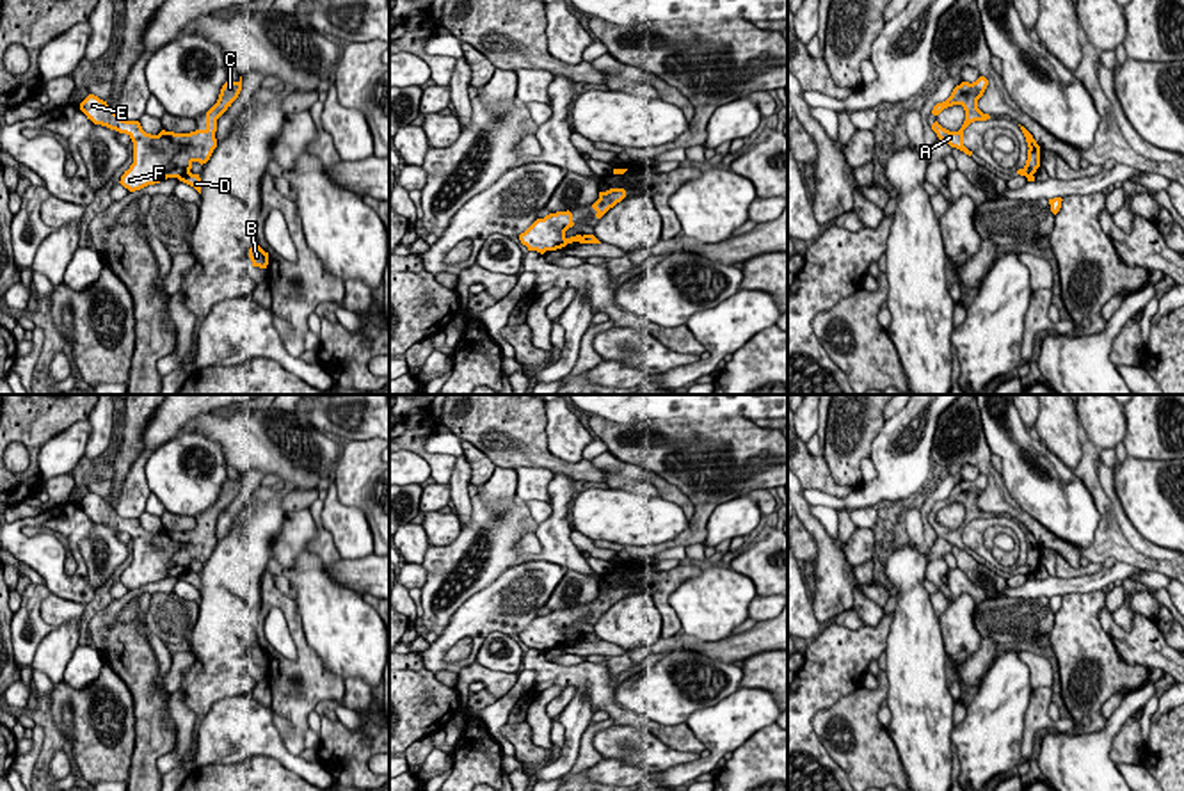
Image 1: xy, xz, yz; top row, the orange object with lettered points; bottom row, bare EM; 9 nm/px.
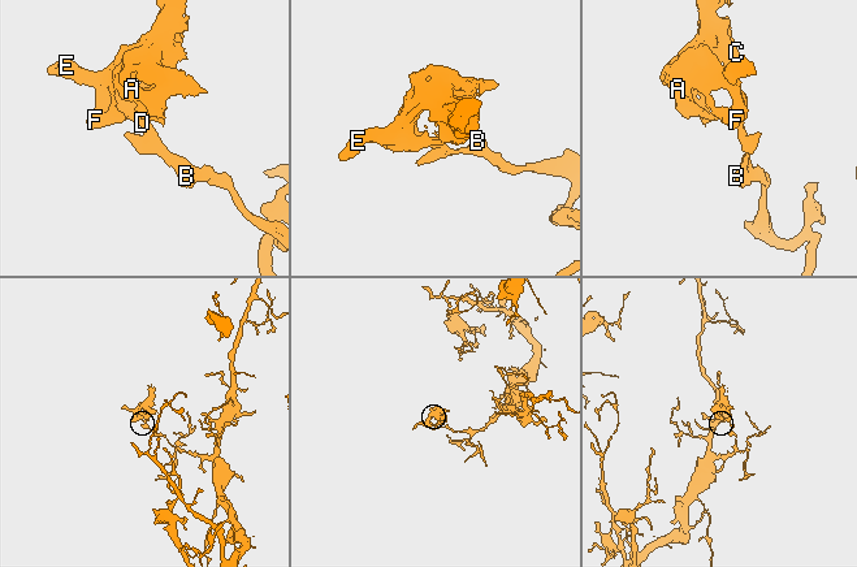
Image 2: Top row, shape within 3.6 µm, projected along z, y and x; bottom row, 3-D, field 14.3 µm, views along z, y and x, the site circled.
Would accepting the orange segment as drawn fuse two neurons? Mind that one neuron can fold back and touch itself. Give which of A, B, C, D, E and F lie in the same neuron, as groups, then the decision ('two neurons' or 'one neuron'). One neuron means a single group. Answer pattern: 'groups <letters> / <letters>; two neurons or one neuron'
groups A C E F / B D; two neurons

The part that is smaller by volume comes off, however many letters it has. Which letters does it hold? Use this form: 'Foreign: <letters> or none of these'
Foreign: A, C, E, F

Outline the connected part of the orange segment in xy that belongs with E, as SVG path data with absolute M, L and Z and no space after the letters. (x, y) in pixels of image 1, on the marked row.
M226 82L217 103L206 112L206 128L190 133L174 133L162 130L158 135L146 133L139 121L121 119L107 101L89 94L80 110L94 124L126 133L133 142L133 164L121 176L121 185L130 192L167 178L181 178L190 172L192 164L206 164L217 148L217 119L231 107L242 91L238 82Z

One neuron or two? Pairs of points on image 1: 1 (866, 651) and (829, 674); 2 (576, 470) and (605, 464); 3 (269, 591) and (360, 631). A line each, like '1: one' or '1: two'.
1: one
2: two
3: two

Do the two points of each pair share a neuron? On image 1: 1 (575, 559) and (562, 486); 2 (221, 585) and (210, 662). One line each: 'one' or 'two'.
1: one
2: one

